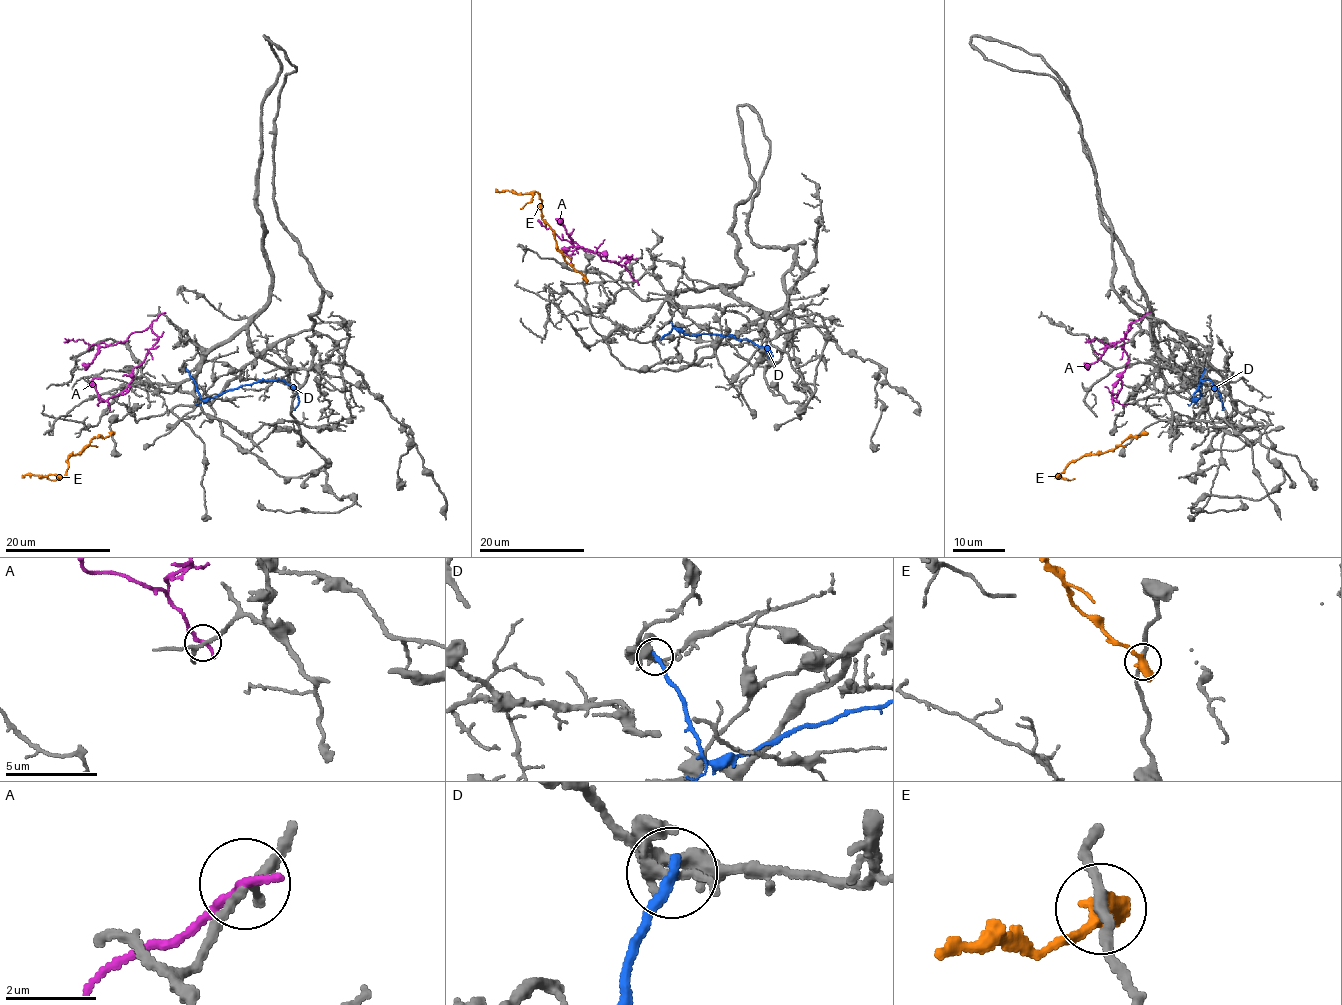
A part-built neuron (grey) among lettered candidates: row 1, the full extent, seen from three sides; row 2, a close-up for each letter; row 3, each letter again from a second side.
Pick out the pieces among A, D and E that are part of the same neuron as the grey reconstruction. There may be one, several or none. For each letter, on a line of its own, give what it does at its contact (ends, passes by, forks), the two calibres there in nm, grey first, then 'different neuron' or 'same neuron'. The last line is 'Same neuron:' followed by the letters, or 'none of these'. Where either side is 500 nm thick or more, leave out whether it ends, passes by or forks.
A: it ends | 170/240 nm | different neuron
D: it ends | 220/260 nm | different neuron
E: 200/550 nm | different neuron
Same neuron: none of these

